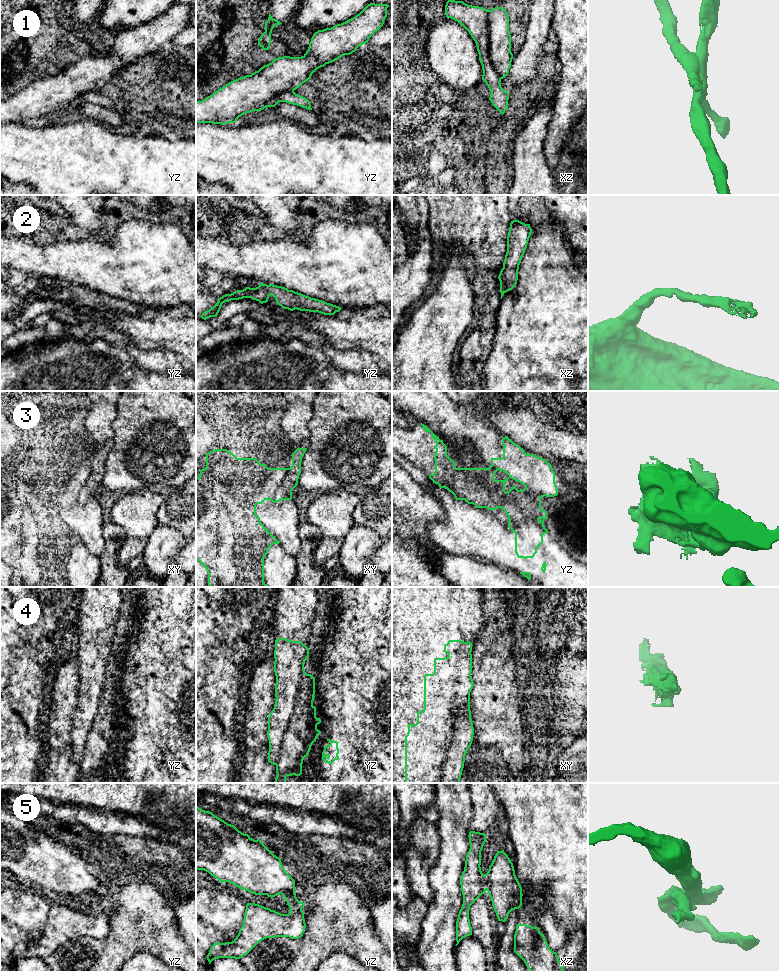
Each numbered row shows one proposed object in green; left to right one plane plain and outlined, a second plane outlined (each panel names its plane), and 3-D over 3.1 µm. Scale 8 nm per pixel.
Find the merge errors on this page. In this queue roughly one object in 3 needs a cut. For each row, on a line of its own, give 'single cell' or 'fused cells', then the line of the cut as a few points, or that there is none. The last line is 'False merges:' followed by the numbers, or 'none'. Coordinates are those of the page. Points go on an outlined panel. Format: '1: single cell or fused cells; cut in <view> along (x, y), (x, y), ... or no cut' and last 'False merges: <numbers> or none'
1: fused cells; cut in xz along (488, 10), (488, 54), (494, 69), (501, 78)
2: single cell; no cut
3: fused cells; cut in yz along (459, 468), (459, 476), (456, 479), (435, 479), (433, 481)
4: fused cells; cut in xy along (463, 691), (456, 705), (453, 736), (442, 764), (440, 782)
5: fused cells; cut in xz along (483, 875), (486, 889)
False merges: 1, 3, 4, 5

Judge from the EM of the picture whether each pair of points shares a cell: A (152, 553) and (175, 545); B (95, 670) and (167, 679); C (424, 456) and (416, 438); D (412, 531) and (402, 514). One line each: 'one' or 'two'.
A: one
B: two
C: one
D: one

